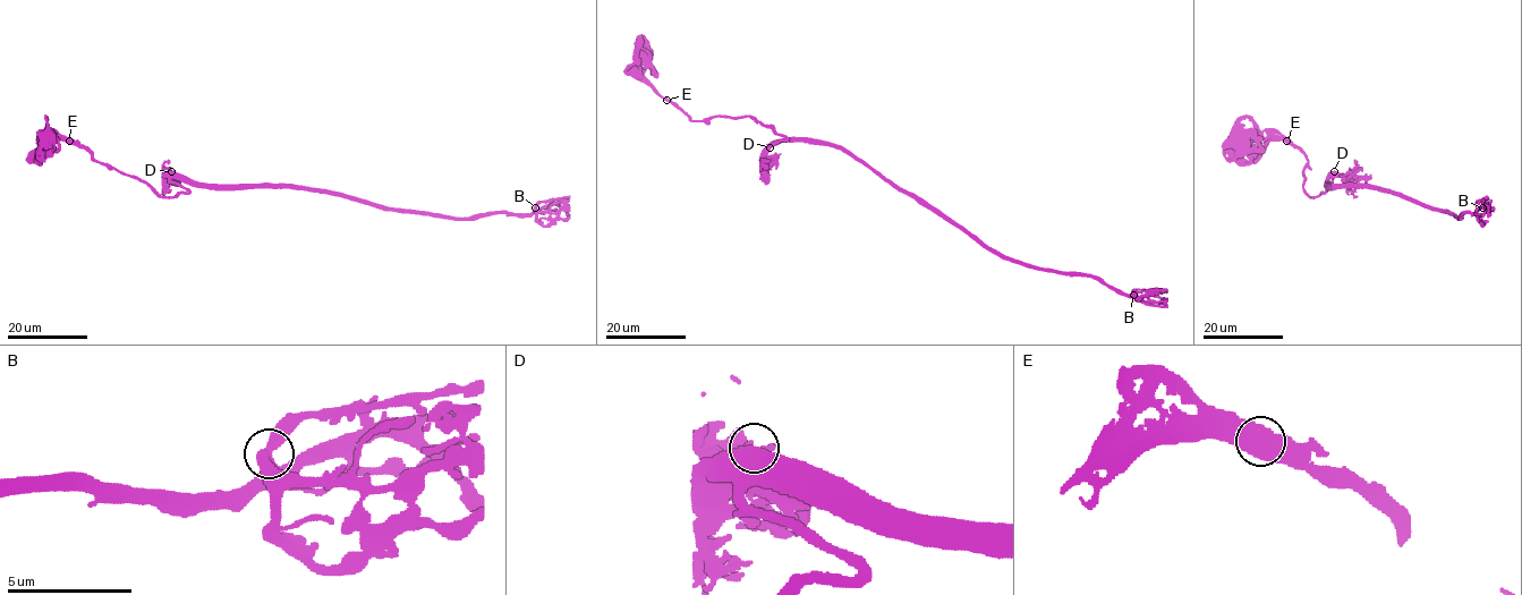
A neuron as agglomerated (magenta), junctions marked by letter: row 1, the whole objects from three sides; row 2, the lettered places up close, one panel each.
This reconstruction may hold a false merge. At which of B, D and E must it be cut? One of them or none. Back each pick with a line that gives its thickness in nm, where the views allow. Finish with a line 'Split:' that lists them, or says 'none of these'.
Split: none of these

